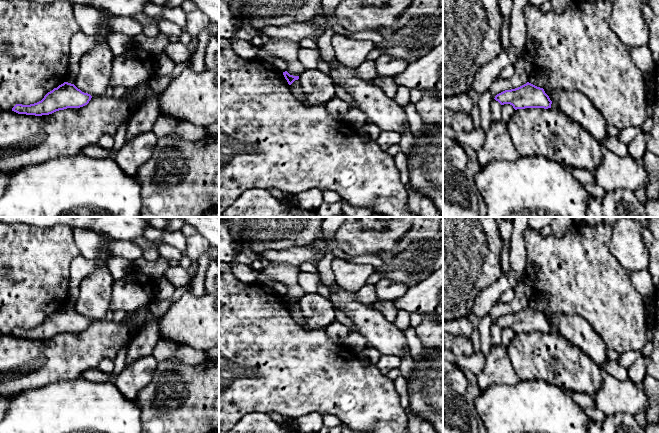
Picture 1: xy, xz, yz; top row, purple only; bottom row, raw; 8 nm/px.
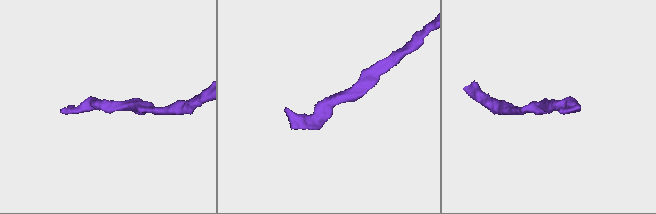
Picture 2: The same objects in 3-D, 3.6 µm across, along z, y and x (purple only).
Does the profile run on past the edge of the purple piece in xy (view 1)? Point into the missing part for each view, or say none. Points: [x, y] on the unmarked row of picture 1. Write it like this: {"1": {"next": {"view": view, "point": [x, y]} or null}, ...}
{"1": {"next": null}}

